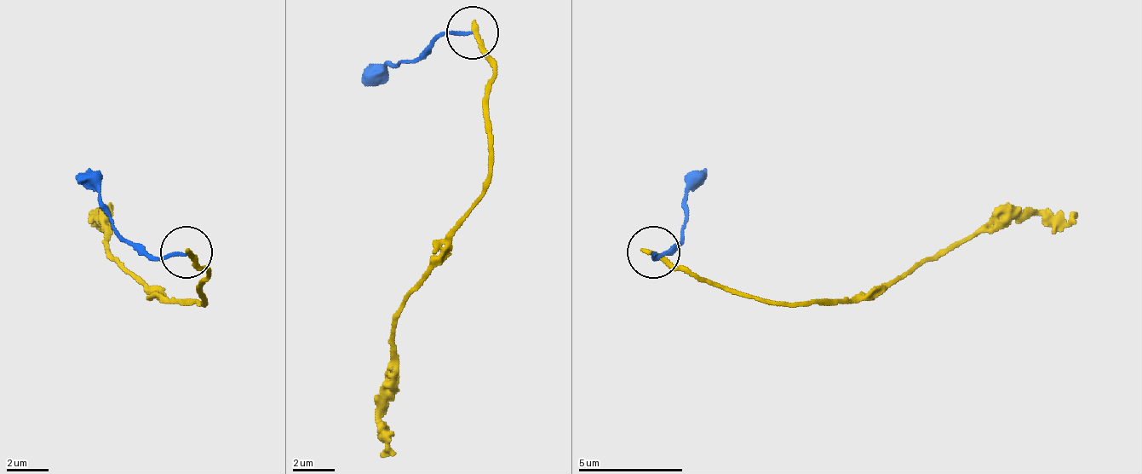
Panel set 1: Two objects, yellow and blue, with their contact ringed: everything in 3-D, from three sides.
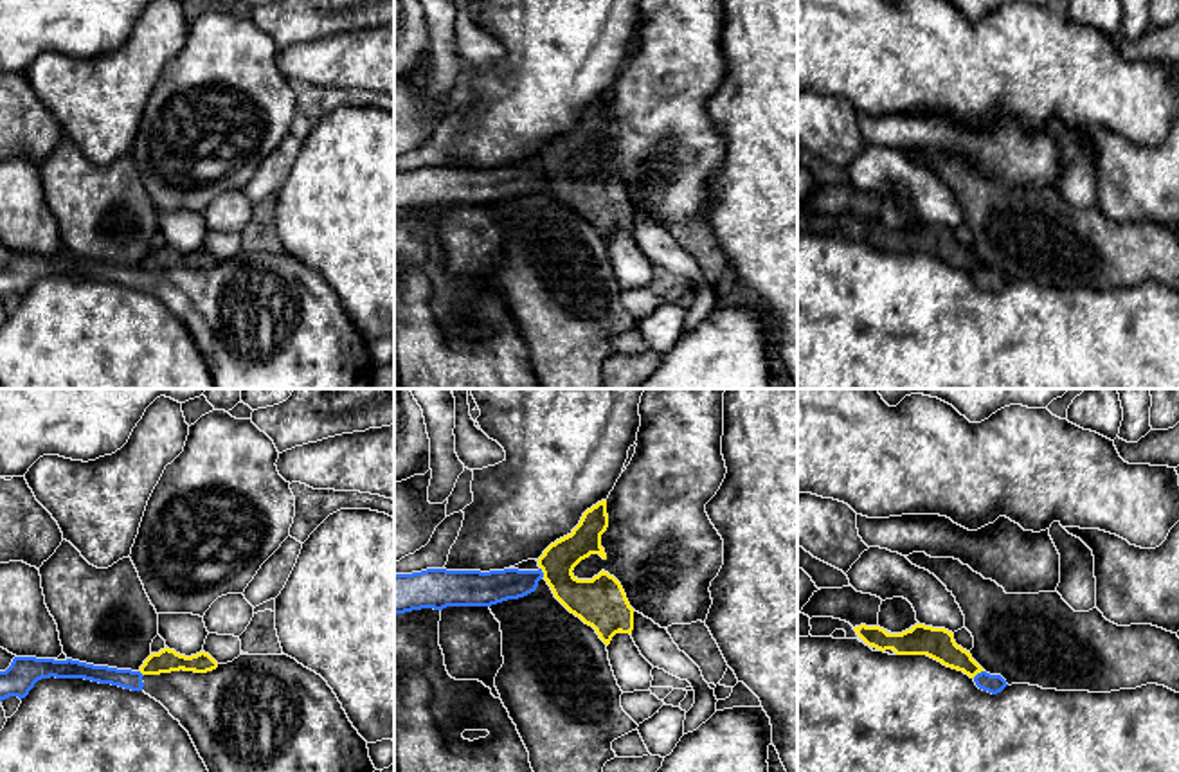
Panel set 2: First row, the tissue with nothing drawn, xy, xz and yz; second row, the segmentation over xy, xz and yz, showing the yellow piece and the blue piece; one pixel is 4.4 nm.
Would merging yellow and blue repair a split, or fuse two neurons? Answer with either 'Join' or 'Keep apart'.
Keep apart

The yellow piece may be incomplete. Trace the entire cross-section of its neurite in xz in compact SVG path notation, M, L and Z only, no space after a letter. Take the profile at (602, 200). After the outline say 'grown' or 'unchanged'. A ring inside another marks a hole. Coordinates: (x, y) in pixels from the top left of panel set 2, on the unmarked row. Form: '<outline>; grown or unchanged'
M607 97L587 106L571 131L551 140L538 155L544 176L554 194L585 221L592 223L599 236L608 243L616 230L634 227L634 205L630 203L621 180L601 167L592 176L578 176L574 164L599 151L607 157L601 144L601 131L608 124Z; unchanged

